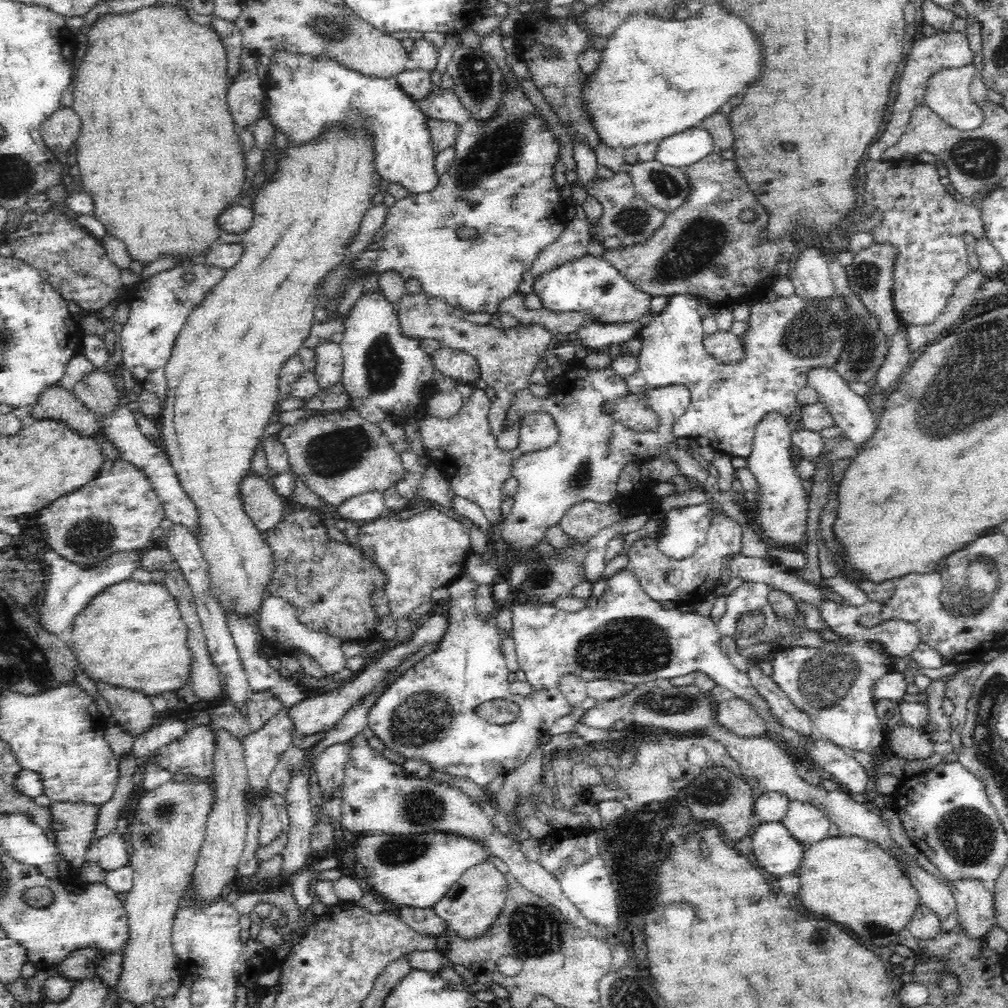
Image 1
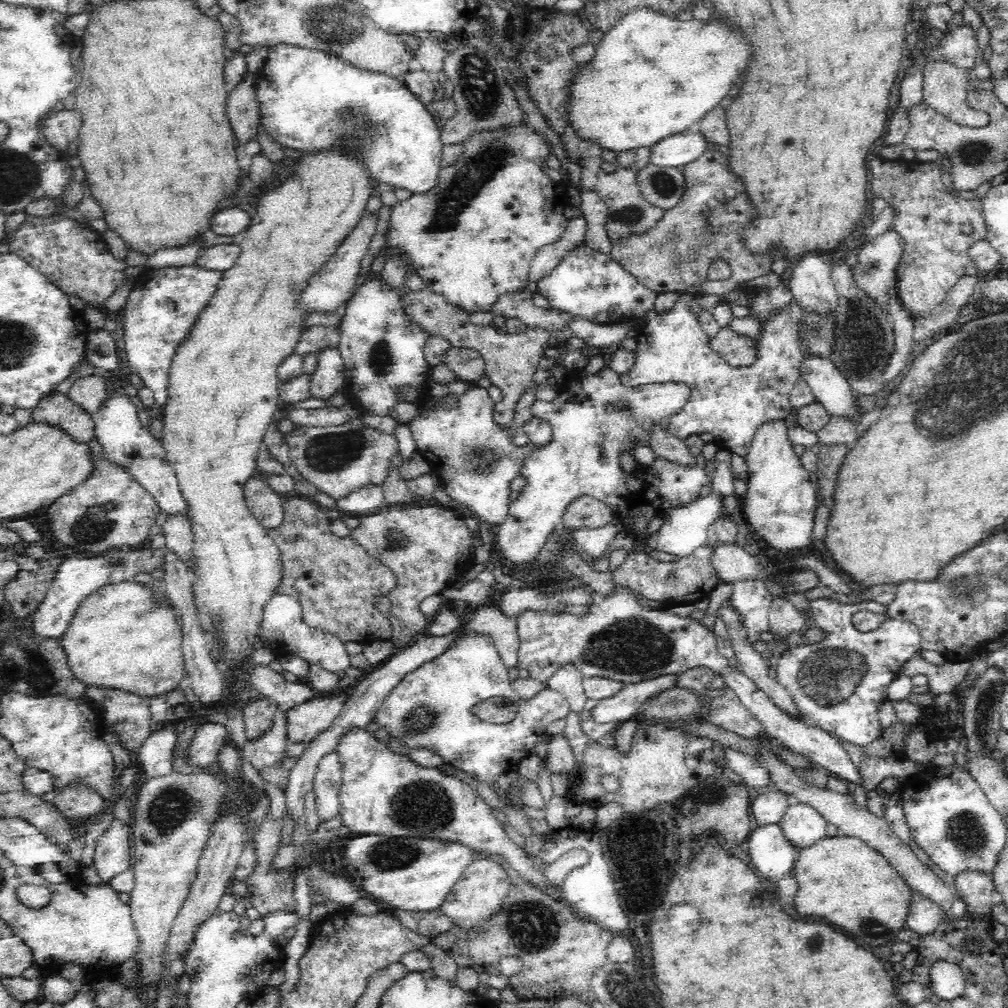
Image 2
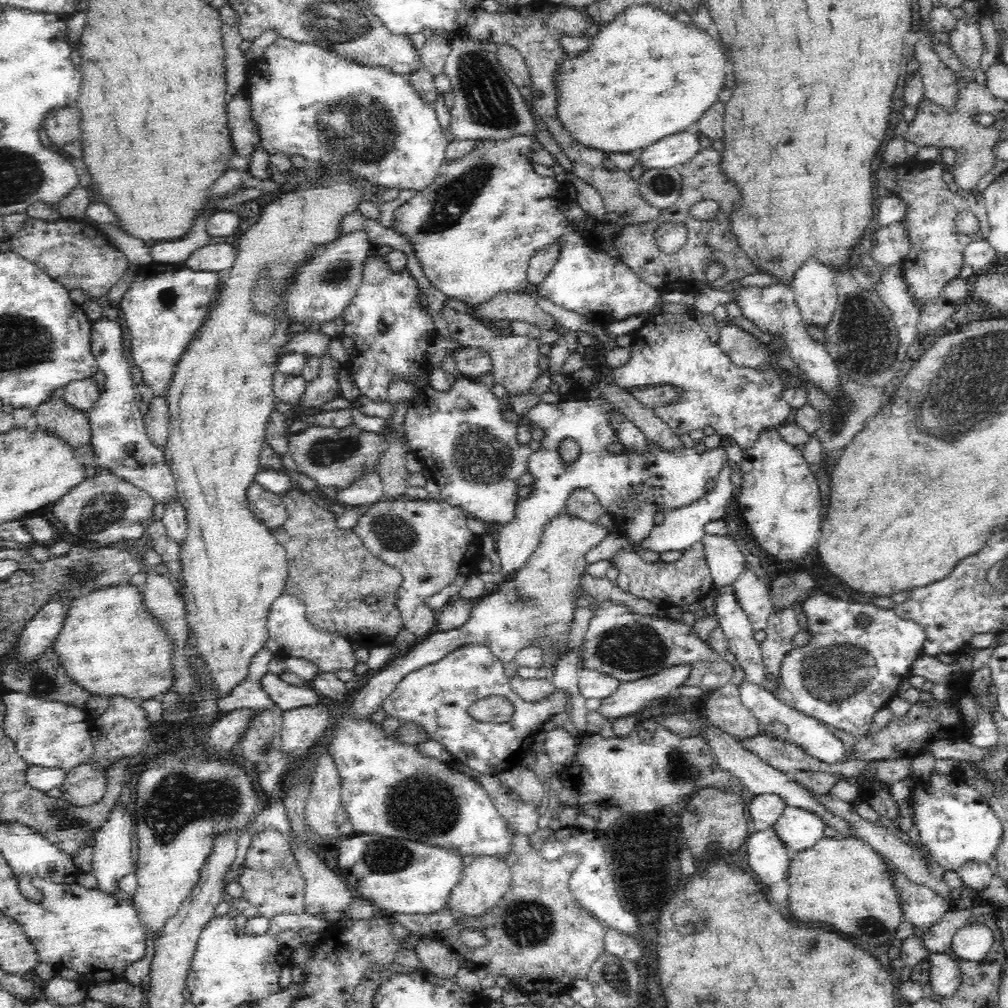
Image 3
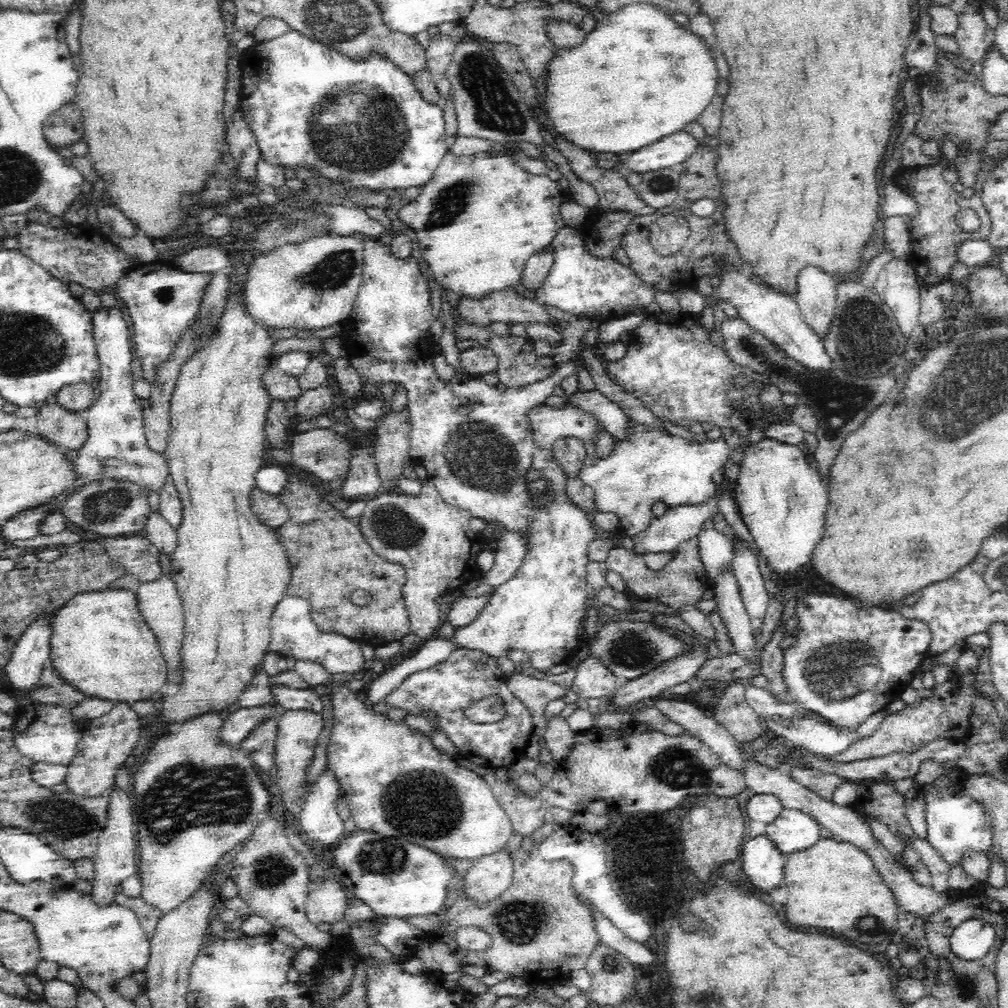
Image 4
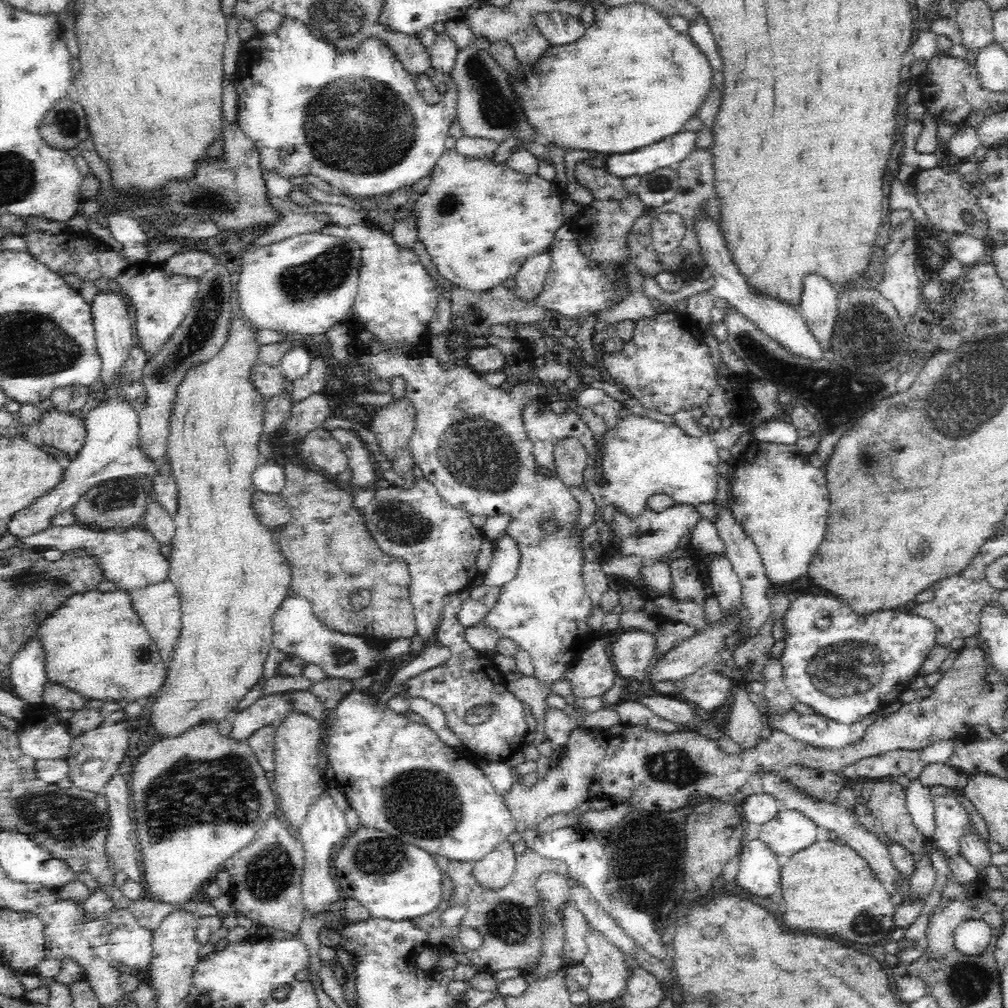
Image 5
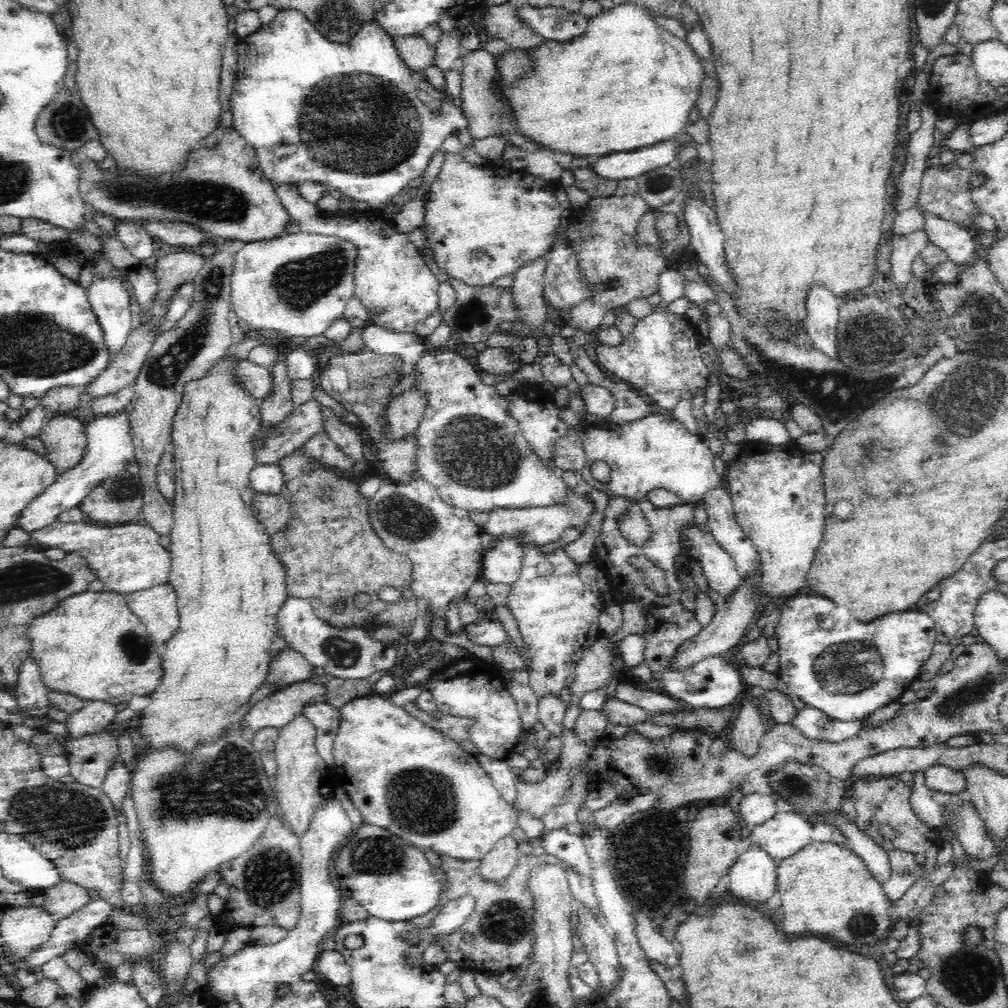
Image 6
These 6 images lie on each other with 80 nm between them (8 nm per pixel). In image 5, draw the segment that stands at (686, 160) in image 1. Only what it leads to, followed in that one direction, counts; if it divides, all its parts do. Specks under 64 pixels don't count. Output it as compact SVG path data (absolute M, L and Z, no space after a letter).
M683 130L651 146L624 154L612 154L606 158L606 164L602 169L618 178L644 176L676 162L681 163L696 150L696 138L694 132Z

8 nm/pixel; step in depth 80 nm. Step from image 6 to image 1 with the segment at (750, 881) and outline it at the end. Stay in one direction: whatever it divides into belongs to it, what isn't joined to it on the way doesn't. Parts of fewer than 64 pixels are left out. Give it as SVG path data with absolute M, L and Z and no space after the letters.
M781 822L760 824L752 834L752 850L758 866L776 878L797 870L804 848Z

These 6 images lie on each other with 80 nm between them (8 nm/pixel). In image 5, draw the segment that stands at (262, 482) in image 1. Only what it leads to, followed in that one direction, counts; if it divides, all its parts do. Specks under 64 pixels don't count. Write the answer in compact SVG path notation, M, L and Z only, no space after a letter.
M255 491L252 508L258 520L272 531L281 528L291 519L291 508L280 494L266 494Z

